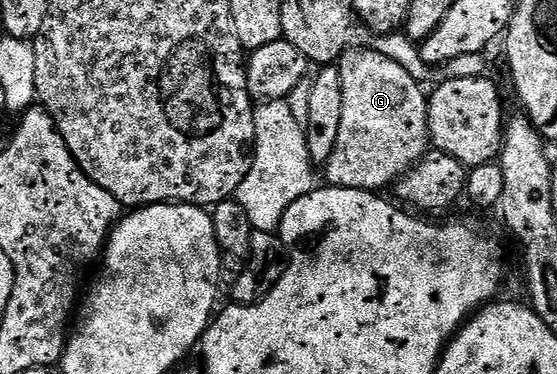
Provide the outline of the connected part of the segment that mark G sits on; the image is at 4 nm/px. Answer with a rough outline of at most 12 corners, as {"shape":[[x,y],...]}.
{"shape":[[384,52],[338,61],[322,172],[379,193],[430,150],[428,96]]}

